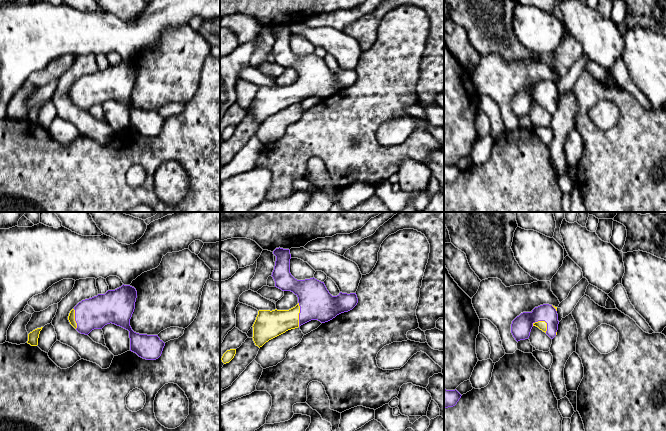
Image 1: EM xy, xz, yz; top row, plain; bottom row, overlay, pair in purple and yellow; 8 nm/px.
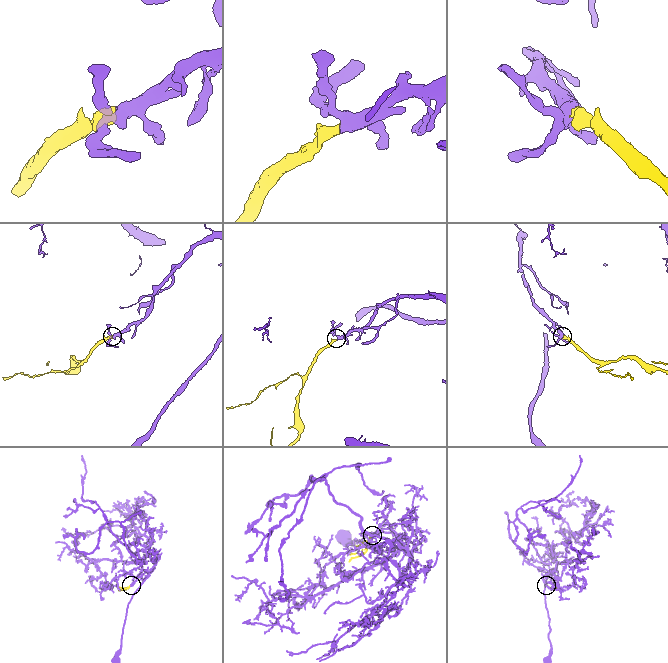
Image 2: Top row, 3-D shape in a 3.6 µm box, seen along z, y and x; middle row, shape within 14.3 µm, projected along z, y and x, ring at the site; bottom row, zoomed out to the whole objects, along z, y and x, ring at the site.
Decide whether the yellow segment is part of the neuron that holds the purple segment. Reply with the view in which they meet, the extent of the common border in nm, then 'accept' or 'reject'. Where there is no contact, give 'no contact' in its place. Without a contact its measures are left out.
contact in yz; length 140 nm; accept

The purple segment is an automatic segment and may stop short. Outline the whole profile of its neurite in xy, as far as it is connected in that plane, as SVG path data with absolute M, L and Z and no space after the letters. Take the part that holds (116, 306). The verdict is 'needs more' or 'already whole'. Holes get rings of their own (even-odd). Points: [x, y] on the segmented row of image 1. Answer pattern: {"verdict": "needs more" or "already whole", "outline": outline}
{"verdict": "needs more", "outline": "M123 284L105 294L82 300L70 311L68 320L85 335L110 323L120 326L129 331L130 351L143 359L156 360L161 356L165 343L158 335L139 334L130 326L136 298L136 289Z"}

